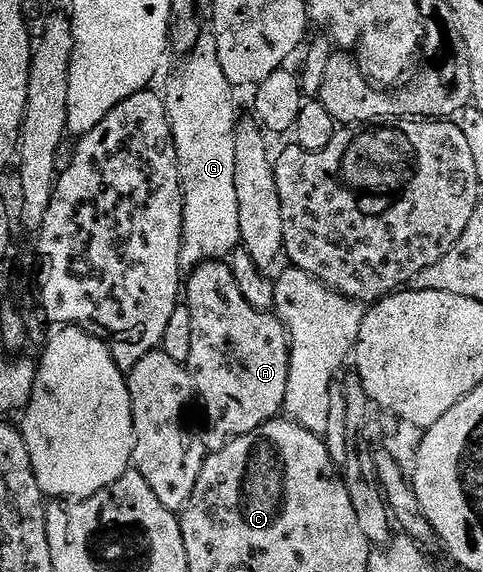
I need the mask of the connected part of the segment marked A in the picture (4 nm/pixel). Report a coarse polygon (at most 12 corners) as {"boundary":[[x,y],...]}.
{"boundary":[[226,261],[193,268],[207,452],[283,410],[290,335]]}

